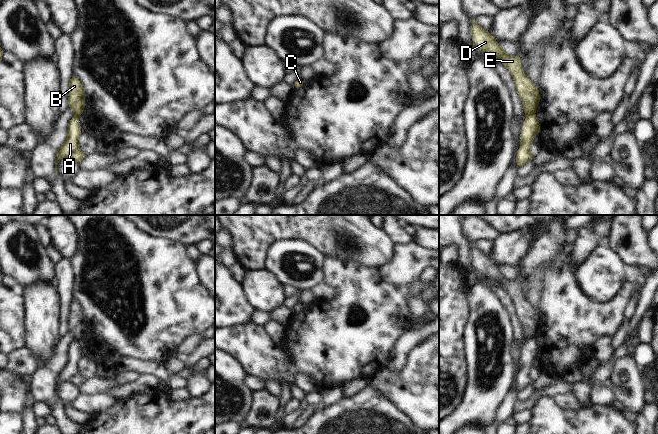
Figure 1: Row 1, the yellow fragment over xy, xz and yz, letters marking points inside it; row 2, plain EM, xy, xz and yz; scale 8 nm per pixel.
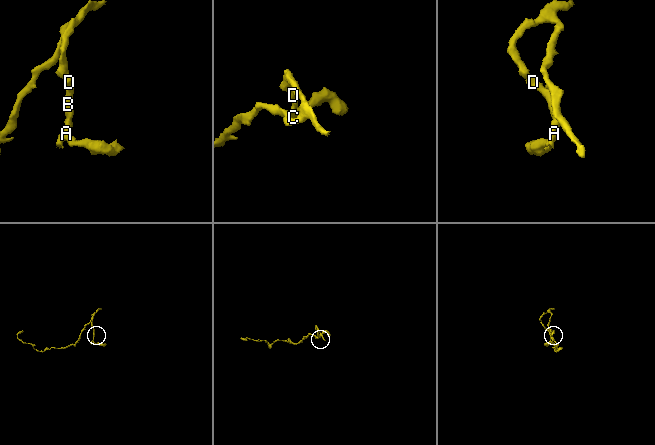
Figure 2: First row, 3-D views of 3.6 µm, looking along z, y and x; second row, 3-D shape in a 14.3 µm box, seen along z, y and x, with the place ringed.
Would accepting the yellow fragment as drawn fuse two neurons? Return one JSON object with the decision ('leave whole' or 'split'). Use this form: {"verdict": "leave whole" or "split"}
{"verdict": "split"}

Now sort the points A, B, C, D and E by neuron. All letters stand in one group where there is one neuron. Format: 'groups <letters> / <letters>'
groups A C / B D E

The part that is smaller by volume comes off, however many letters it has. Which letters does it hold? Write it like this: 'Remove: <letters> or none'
Remove: A, C

